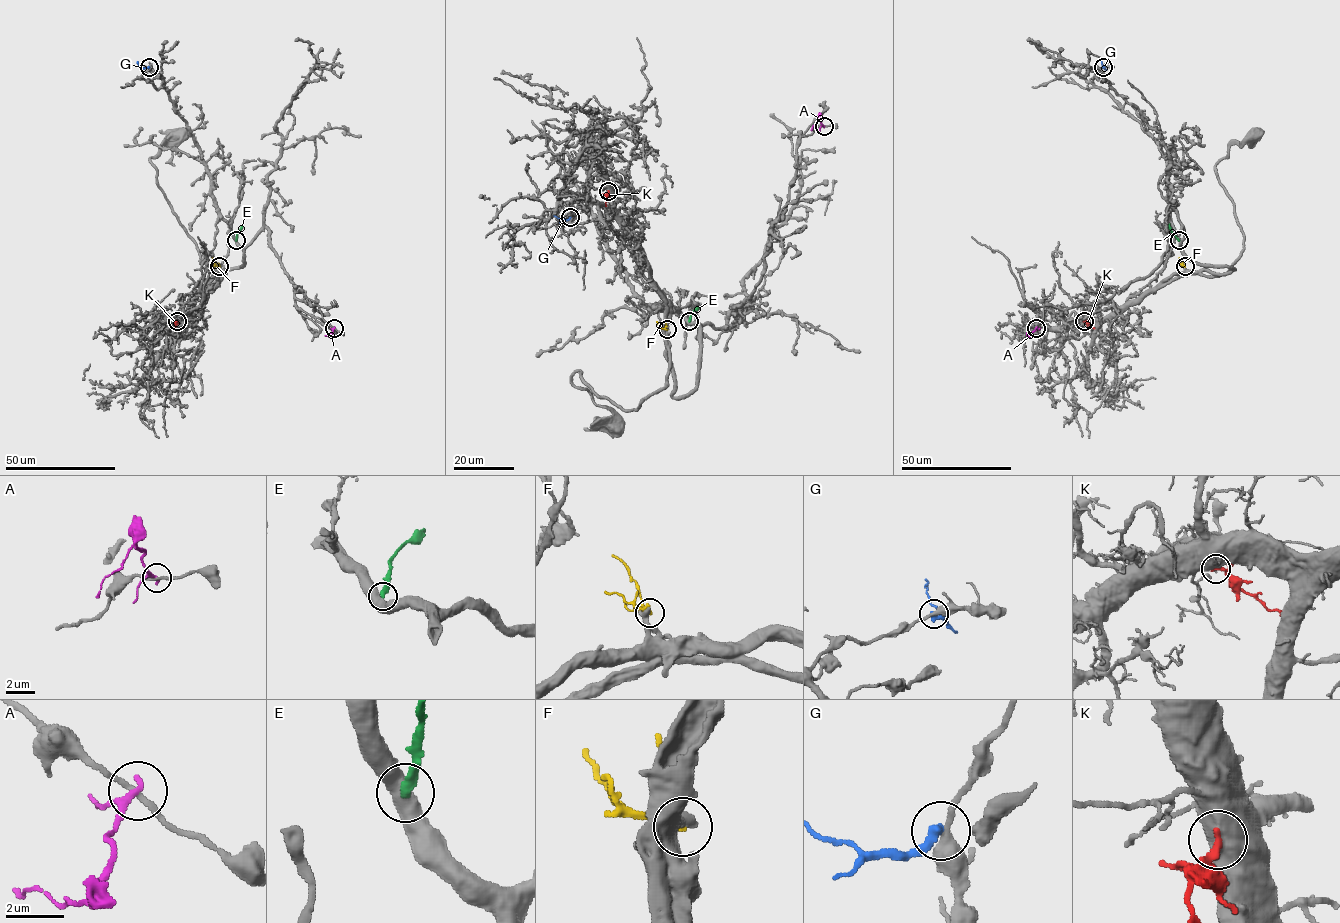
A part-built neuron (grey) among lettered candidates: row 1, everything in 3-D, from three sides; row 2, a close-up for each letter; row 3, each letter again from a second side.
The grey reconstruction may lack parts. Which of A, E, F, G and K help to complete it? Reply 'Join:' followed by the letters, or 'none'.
Join: none

